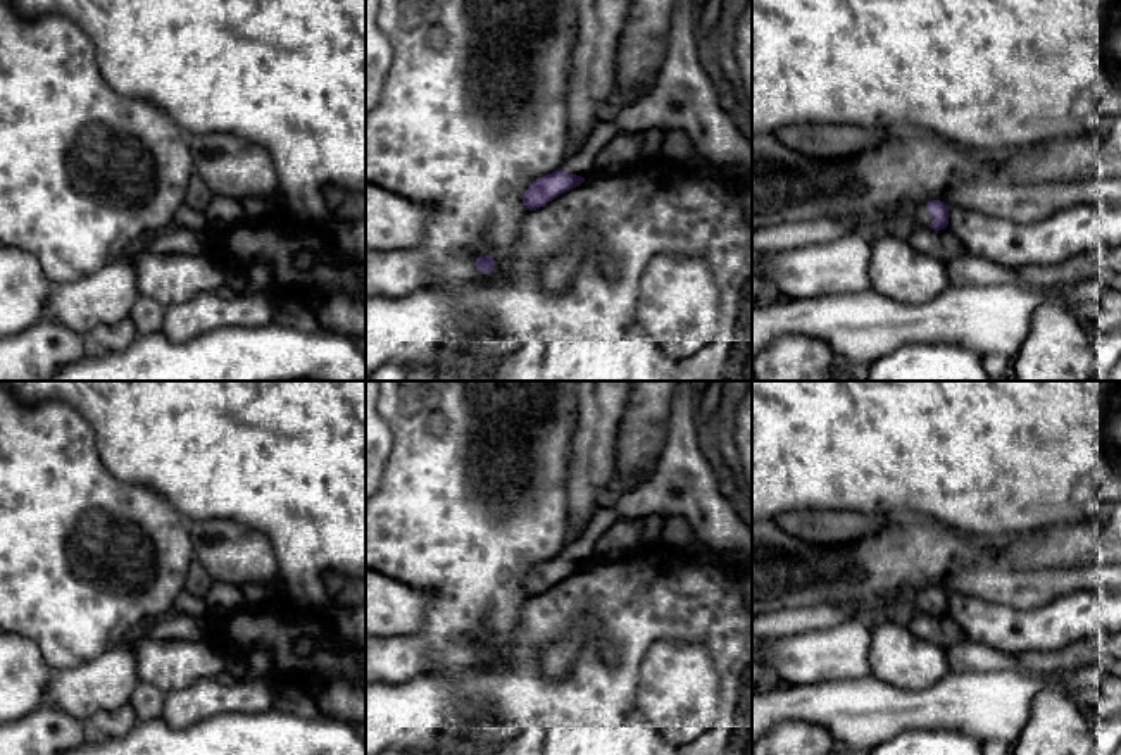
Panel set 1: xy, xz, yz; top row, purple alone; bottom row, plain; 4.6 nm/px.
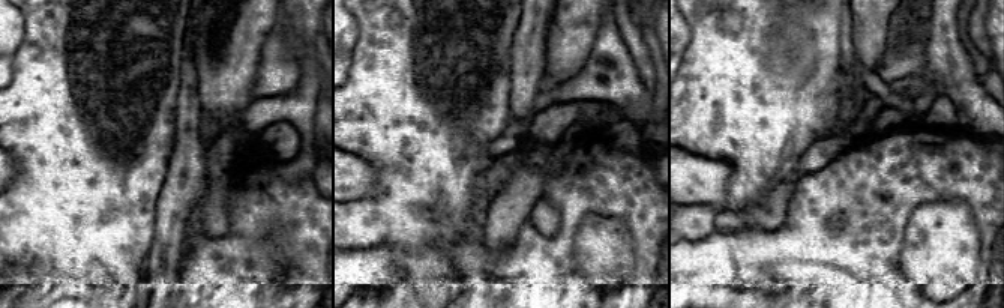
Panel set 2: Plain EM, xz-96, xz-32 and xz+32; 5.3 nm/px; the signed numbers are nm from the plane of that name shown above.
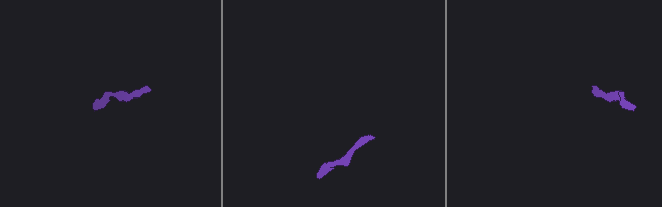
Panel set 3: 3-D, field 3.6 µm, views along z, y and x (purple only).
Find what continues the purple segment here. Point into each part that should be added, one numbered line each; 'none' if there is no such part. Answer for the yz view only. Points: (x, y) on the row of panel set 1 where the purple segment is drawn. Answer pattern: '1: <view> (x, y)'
1: yz (921, 218)

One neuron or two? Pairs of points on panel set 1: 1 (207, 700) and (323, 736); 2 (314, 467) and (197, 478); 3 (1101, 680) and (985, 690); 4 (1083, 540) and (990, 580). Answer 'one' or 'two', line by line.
1: two
2: one
3: two
4: two

